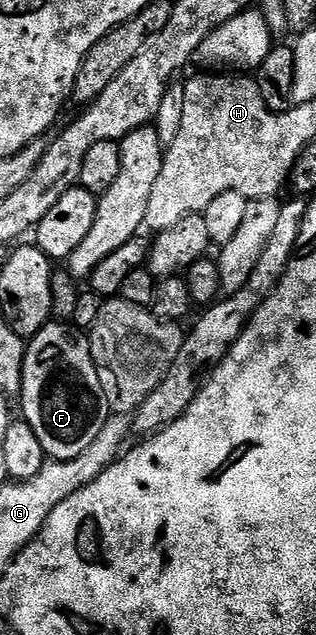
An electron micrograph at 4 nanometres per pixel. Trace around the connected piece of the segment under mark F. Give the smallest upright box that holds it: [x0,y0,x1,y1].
[18,321,106,459]

